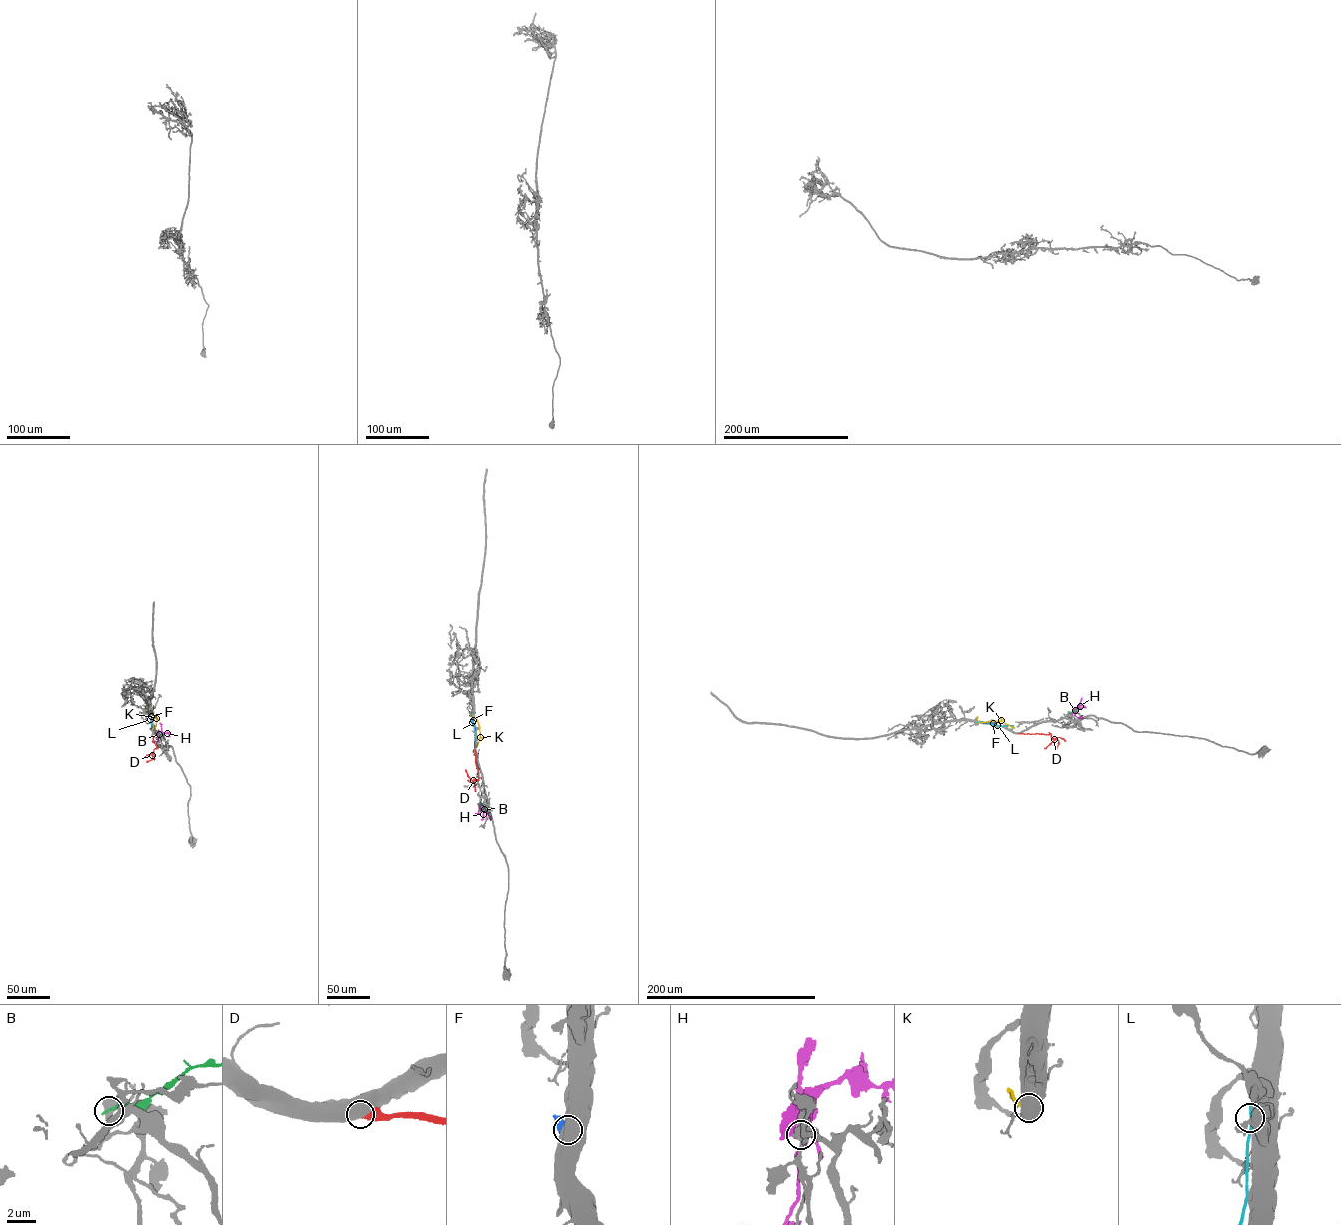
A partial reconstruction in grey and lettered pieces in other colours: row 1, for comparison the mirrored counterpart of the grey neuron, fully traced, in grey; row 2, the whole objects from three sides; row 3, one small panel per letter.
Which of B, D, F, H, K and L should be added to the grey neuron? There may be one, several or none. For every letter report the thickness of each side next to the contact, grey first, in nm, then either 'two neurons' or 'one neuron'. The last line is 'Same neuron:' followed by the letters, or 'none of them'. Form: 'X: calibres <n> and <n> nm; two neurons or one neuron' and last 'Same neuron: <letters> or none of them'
B: calibres 380 and 240 nm; two neurons
D: calibres 750 and 400 nm; two neurons
F: calibres 750 and 600 nm; two neurons
H: calibres 850 and 440 nm; one neuron
K: calibres 240 and 150 nm; two neurons
L: calibres 440 and 240 nm; two neurons
Same neuron: H

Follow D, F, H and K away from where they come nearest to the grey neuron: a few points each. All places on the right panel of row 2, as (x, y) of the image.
D: (1019, 733), (1050, 733), (1058, 740), (1055, 749)
F: (983, 722), (995, 723)
H: (1071, 714), (1081, 705), (1085, 707)
K: (977, 716), (980, 723), (1001, 721), (1014, 728)

